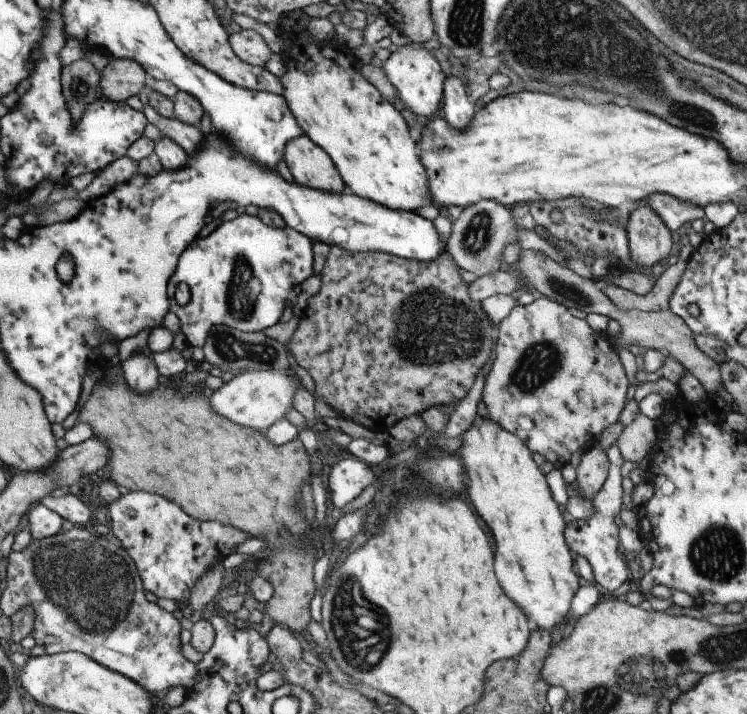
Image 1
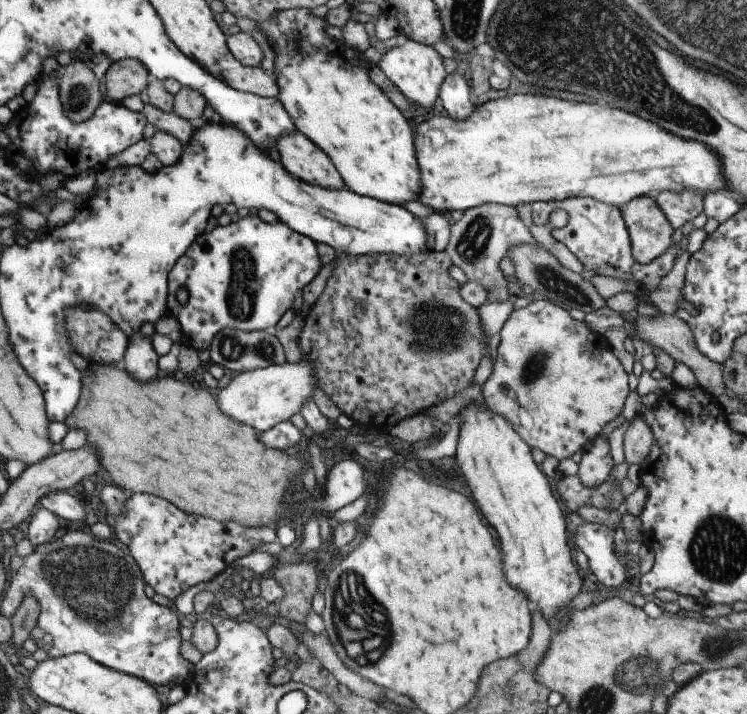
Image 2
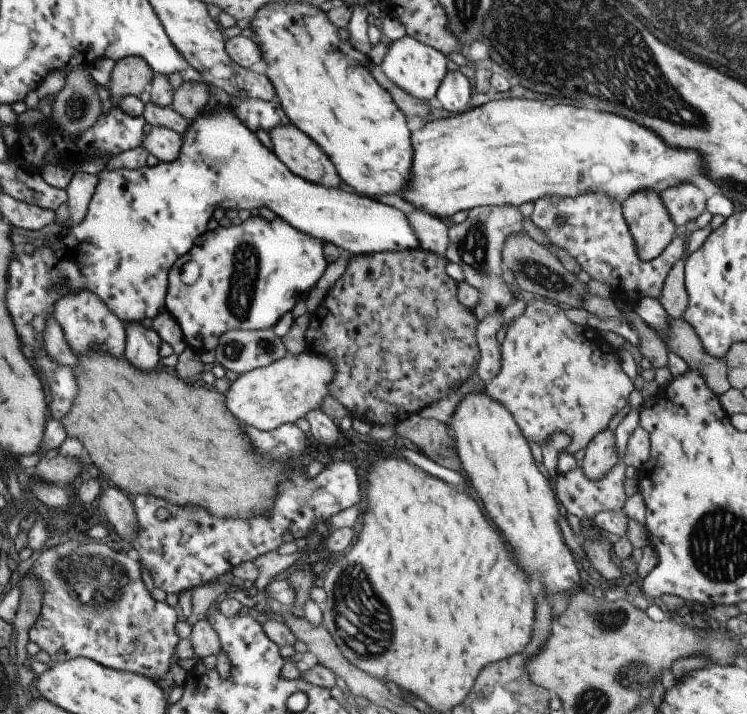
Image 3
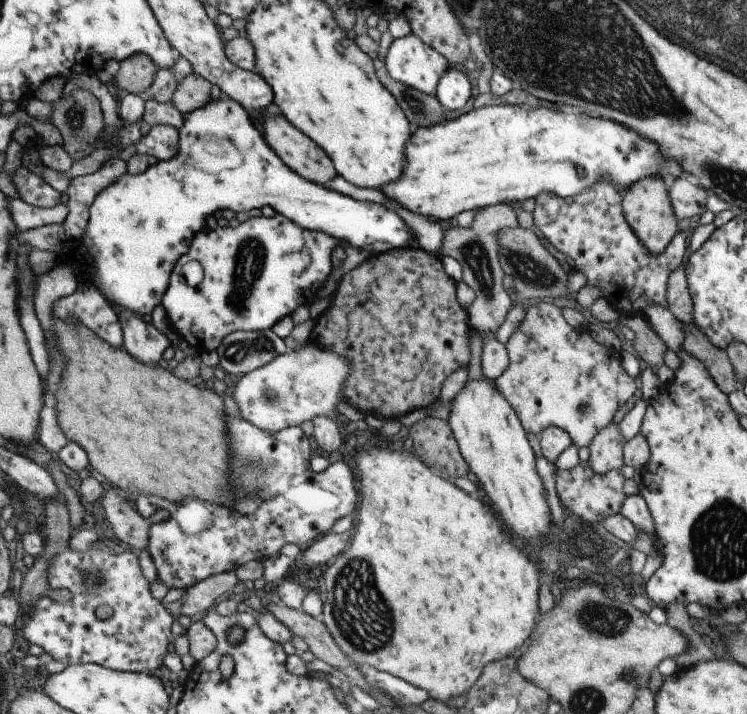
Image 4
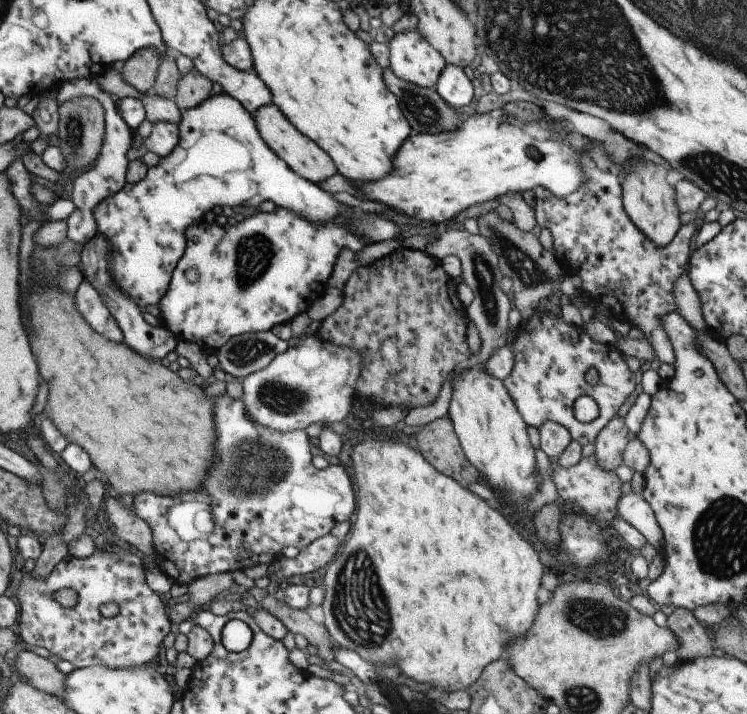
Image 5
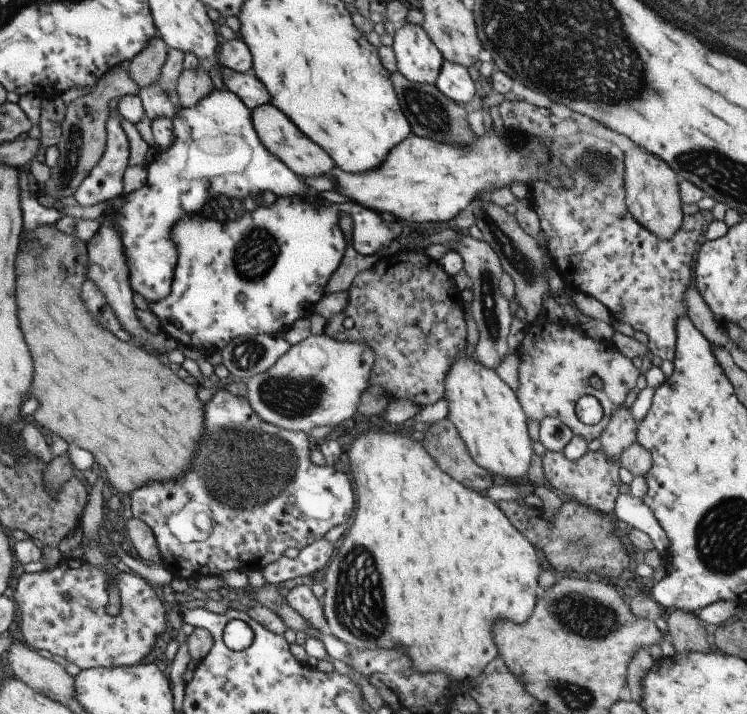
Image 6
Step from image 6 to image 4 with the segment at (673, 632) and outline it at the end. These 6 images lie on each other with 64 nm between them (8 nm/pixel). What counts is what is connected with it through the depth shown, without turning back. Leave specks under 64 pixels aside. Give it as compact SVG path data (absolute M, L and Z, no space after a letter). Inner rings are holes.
M674 601L664 608L667 613L667 622L673 628L680 630L689 640L687 650L674 660L676 662L676 670L678 672L686 669L689 670L699 663L713 660L715 658L714 654L704 643L704 636L696 632L690 623L690 616L686 611L686 605Z

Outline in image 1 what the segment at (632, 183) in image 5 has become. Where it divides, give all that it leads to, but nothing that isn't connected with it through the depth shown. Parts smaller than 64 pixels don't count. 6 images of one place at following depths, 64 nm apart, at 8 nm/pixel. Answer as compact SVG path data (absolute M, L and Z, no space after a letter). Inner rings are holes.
M648 204L627 214L627 240L632 262L641 268L654 268L660 260L668 259L672 248L671 230Z

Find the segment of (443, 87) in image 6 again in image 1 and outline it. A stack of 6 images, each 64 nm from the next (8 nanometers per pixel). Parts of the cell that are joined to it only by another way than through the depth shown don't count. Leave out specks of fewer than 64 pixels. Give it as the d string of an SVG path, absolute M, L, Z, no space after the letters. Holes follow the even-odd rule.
M448 76L444 84L442 110L446 123L455 130L463 132L474 119L475 104L470 99L468 88L456 76Z

